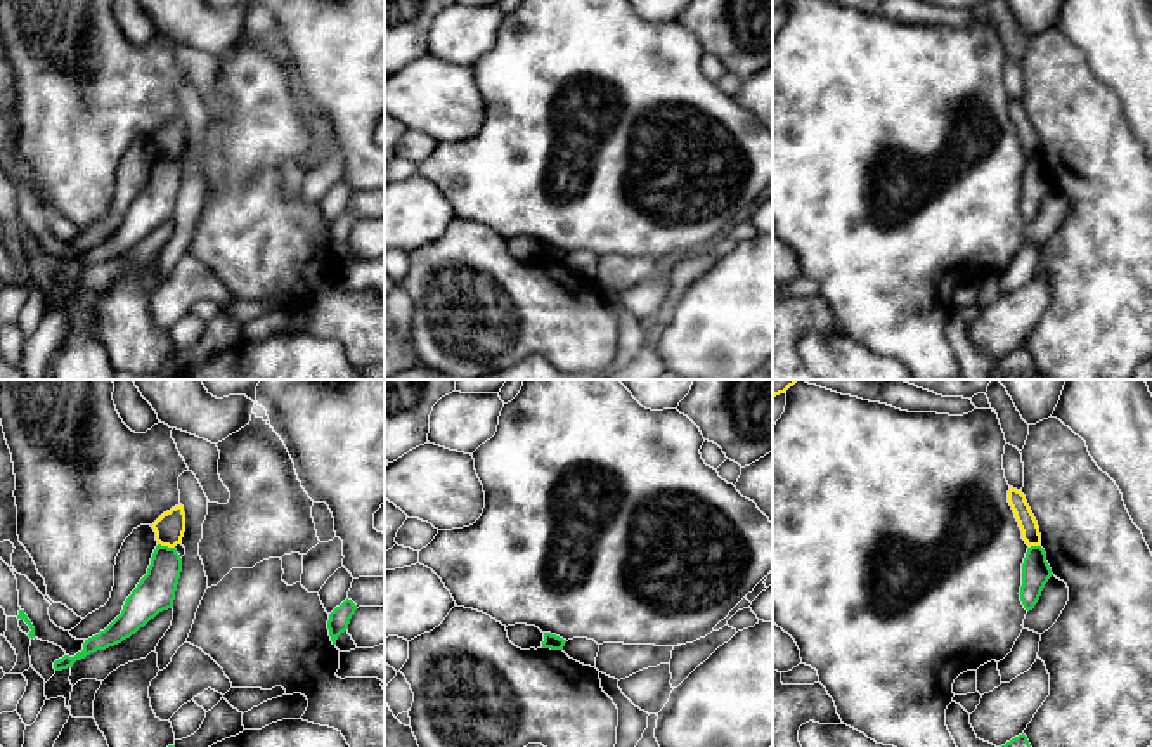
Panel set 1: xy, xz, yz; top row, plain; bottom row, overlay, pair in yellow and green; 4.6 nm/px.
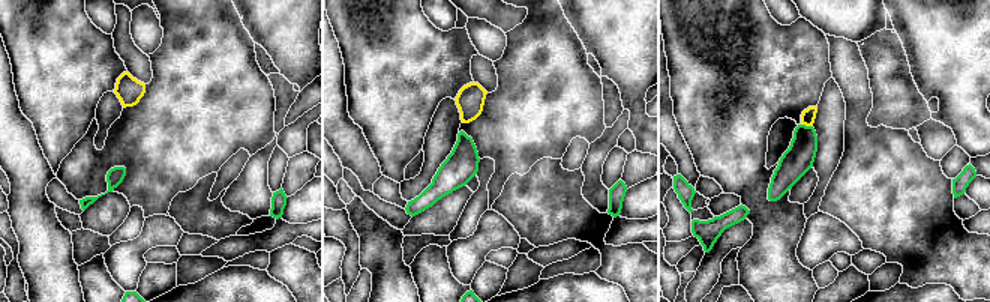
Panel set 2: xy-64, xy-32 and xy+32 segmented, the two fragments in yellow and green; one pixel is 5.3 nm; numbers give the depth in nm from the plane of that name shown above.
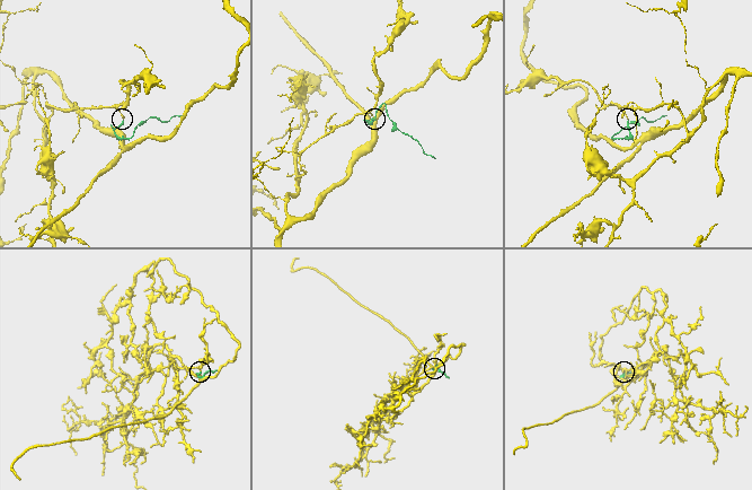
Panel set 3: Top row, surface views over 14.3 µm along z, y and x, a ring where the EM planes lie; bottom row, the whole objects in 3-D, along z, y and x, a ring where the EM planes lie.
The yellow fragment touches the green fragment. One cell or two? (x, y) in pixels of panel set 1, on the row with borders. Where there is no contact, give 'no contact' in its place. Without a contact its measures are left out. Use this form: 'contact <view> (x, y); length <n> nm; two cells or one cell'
contact xy (167, 545); length 80 nm; two cells

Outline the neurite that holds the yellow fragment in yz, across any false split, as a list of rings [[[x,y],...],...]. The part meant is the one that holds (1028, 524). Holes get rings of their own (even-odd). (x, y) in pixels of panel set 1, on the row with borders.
[[[1010,487],[1008,503],[1015,513],[1015,518],[1019,522],[1019,527],[1022,530],[1022,539],[1026,541],[1026,544],[1029,548],[1041,546],[1041,534],[1039,534],[1038,522],[1029,508],[1022,490]]]

